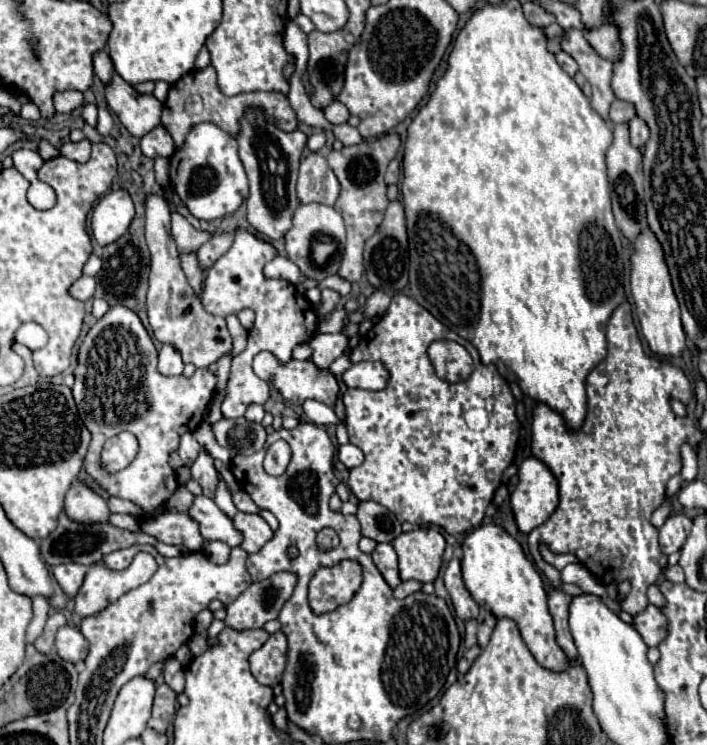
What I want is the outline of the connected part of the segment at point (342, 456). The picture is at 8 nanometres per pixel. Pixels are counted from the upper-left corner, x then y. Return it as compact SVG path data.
M351 443L341 445L339 451L337 451L337 457L339 457L339 461L341 461L347 469L353 469L353 467L357 467L357 465L363 463L363 453L361 453L361 449L355 447L355 445L351 445Z

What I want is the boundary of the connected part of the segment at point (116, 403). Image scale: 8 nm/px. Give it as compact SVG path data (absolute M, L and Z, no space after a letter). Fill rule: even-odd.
M123 305L111 307L89 329L89 333L85 335L85 339L79 347L79 359L77 359L77 367L75 367L73 375L75 375L73 399L77 405L79 417L83 419L85 427L91 431L91 445L89 445L89 451L85 457L85 469L93 475L93 479L97 479L109 491L109 495L137 503L149 513L147 517L153 517L157 513L157 509L165 501L169 501L169 497L179 487L175 471L167 463L169 453L177 449L179 437L185 431L195 431L195 427L203 421L203 411L215 393L217 375L211 373L209 369L197 369L197 373L191 379L187 379L183 375L179 379L163 377L157 371L157 351L155 351L155 345L153 345L149 333L145 331L141 319ZM121 431L131 431L137 437L139 453L133 459L133 467L125 467L117 473L109 473L101 465L101 449L109 437L113 437L115 433L121 433Z

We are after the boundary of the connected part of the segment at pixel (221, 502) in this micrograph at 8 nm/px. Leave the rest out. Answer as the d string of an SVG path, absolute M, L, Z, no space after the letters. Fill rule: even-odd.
M219 479L219 487L217 487L217 497L215 497L215 503L217 503L217 507L229 517L229 519L233 519L235 517L235 513L237 513L237 507L233 505L233 501L231 501L231 493L229 493L229 489L227 489L227 485L223 483L223 479Z

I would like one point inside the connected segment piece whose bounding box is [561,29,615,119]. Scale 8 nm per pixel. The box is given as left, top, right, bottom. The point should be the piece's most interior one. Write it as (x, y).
(598, 71)

